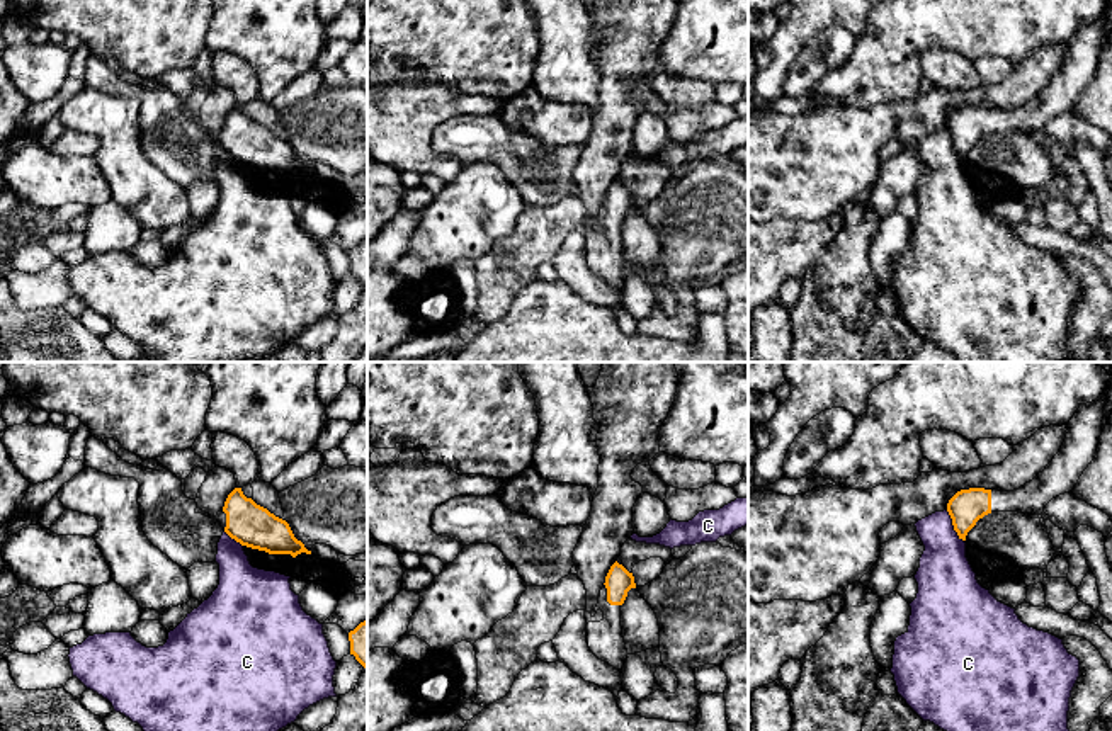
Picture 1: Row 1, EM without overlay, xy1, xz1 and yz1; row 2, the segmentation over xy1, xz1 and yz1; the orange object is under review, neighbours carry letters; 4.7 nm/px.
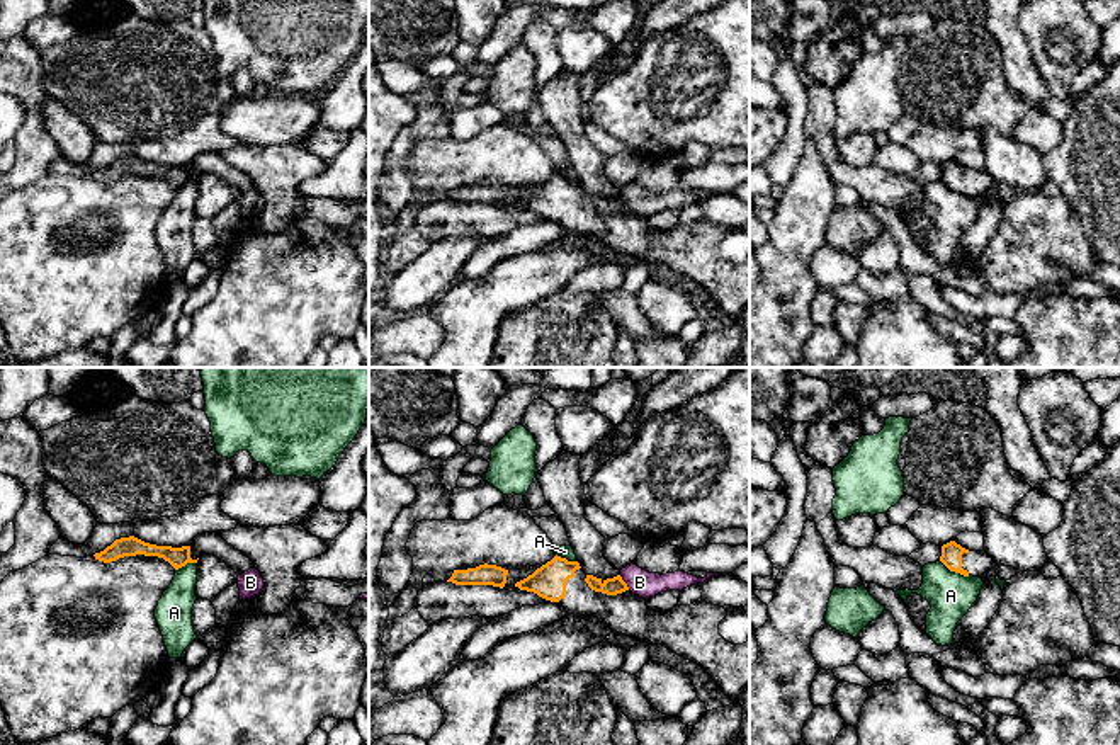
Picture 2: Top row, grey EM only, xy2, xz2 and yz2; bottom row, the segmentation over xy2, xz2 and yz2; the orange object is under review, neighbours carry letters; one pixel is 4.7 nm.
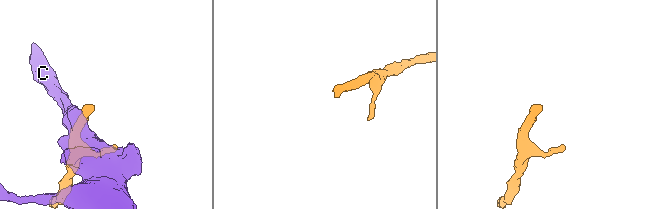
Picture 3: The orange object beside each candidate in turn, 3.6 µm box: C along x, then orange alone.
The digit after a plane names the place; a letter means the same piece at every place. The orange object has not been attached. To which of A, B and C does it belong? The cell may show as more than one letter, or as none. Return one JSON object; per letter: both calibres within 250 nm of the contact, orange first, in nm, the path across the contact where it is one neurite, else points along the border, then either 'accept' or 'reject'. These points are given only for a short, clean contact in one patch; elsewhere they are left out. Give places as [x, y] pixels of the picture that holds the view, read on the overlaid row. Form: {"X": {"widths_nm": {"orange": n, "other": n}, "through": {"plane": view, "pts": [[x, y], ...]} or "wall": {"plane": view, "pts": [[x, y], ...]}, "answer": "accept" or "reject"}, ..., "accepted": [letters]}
{"A": {"widths_nm": {"orange": 100, "other": 220}, "wall": {"plane": "yz2", "pts": [[940, 560], [950, 570], [969, 575]]}, "answer": "reject"}, "B": {"widths_nm": {"orange": 80, "other": 120}, "wall": {"plane": "xz2", "pts": [[619, 575], [629, 589]]}, "answer": "reject"}, "C": {"widths_nm": {"orange": 170, "other": 260}, "answer": "reject"}, "accepted": []}

